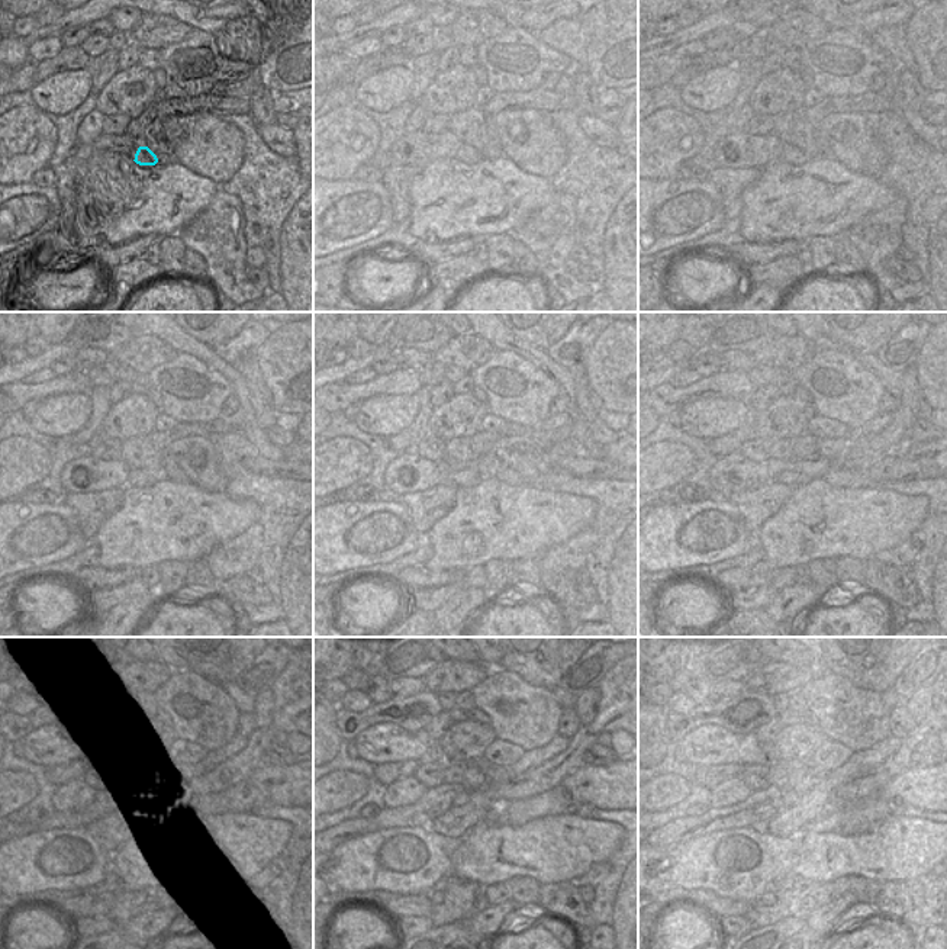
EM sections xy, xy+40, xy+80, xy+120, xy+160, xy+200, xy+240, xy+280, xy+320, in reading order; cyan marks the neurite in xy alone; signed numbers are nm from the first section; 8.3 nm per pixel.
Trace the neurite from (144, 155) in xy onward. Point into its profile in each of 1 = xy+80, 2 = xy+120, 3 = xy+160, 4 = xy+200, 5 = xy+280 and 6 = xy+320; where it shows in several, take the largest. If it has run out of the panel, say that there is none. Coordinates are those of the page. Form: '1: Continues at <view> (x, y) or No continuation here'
1: Continues at xy+80 (791, 154)
2: Continues at xy+120 (137, 478)
3: Continues at xy+160 (461, 478)
4: Continues at xy+200 (794, 479)
5: Continues at xy+280 (466, 797)
6: Continues at xy+320 (786, 798)

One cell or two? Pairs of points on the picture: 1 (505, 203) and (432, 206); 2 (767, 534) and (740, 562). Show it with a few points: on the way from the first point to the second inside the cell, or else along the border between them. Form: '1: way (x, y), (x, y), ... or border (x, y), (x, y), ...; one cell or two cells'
1: way (488, 203), (450, 202); one cell
2: border (757, 534), (763, 557), (751, 569); two cells

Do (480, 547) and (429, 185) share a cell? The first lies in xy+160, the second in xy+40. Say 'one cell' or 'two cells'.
one cell

